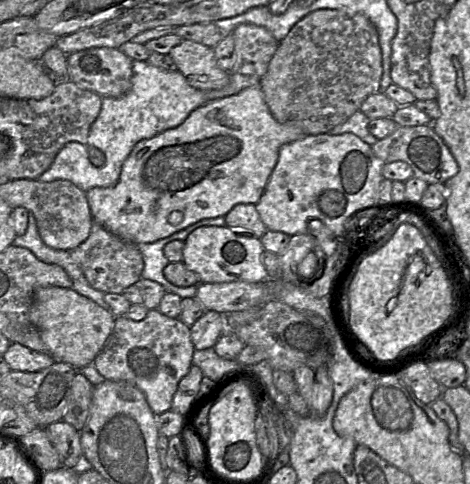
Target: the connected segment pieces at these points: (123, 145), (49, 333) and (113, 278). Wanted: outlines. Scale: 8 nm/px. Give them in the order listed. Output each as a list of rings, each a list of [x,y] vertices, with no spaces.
[[[134,60],[130,90],[118,98],[103,97],[101,111],[86,141],[67,143],[50,168],[38,177],[38,181],[69,180],[84,192],[93,187],[114,186],[119,180],[124,161],[139,141],[181,125],[192,111],[204,104],[234,95],[247,87],[260,87],[262,78],[259,76],[229,73],[230,80],[225,87],[199,90],[192,87],[178,70],[163,70],[147,61]]]
[[[39,288],[33,296],[29,313],[31,323],[38,329],[49,354],[56,362],[71,365],[80,370],[94,363],[96,356],[106,345],[114,326],[115,316],[91,299],[71,288]]]
[[[96,221],[86,241],[71,250],[70,256],[79,265],[91,287],[105,294],[122,294],[141,279],[144,269],[144,260],[137,245],[112,234]]]

